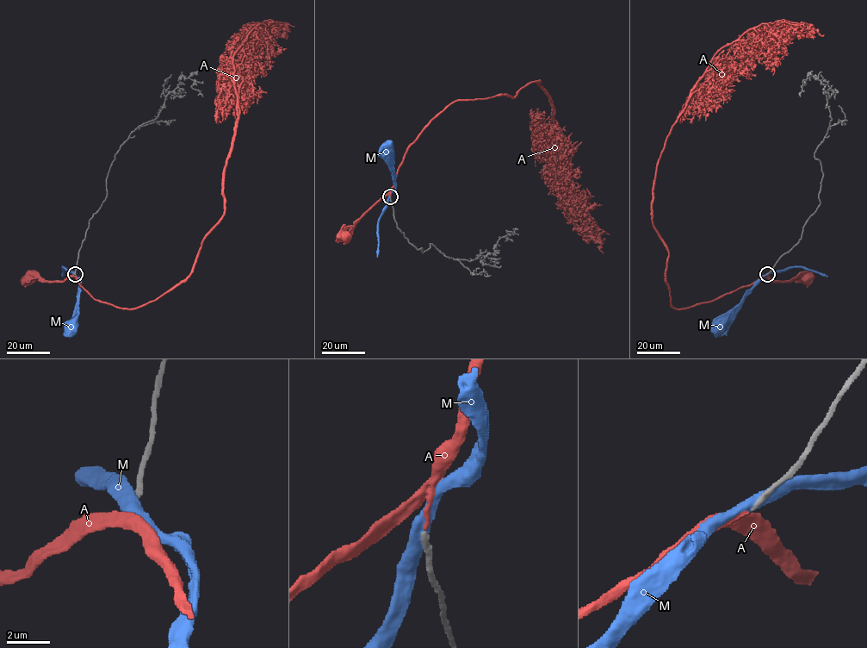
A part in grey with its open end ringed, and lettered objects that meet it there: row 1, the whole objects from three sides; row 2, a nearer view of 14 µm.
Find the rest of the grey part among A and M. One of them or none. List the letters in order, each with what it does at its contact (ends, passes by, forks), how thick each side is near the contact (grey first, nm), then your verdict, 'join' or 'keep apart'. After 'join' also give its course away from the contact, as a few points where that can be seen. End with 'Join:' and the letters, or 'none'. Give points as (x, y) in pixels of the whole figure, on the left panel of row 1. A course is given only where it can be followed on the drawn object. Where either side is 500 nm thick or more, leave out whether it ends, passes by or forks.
A: it ends there; 220 nm thick on the grey side, 180 nm on the other; join; it runs (75, 275), (64, 280), (46, 281), (33, 275), (33, 281), (30, 279)
M: 300 nm thick on the grey side, 500 nm on the other; keep apart
Join: A

